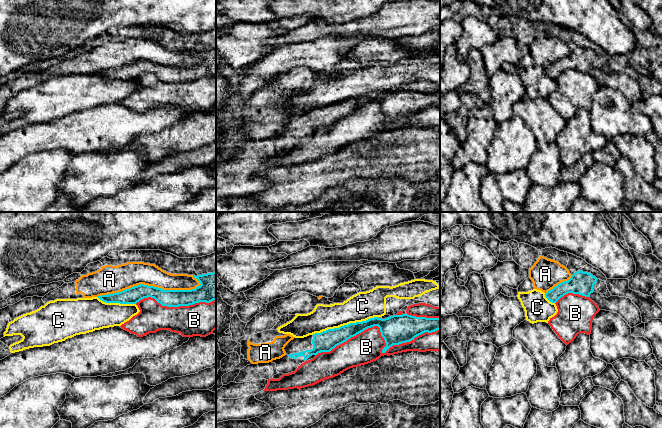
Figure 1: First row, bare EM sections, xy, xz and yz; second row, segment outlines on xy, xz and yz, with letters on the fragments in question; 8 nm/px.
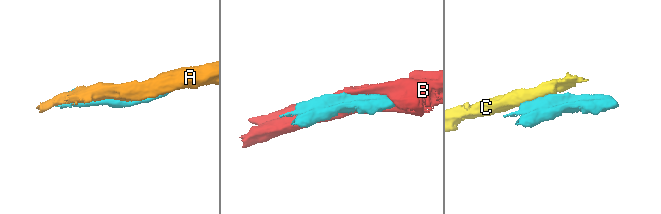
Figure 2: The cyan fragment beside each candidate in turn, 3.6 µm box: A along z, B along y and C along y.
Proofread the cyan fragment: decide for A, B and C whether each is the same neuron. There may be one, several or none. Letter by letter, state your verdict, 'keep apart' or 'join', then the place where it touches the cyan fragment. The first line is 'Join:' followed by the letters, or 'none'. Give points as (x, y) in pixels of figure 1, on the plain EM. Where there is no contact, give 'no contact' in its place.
Join: none
A: keep apart; meets cyan in xy at (149, 62)
B: keep apart; meets cyan in xz at (382, 112)
C: keep apart; meets cyan in xz at (344, 101)

